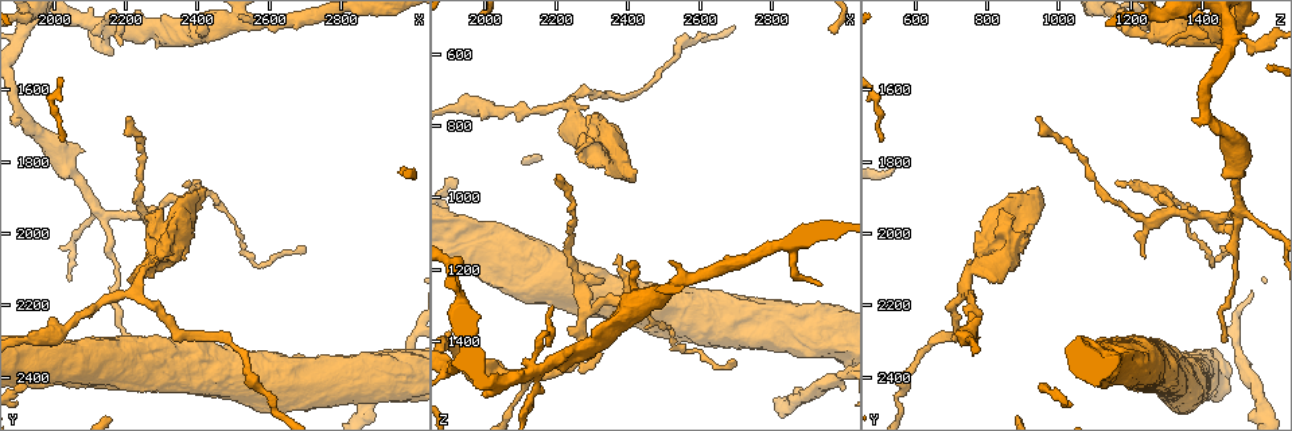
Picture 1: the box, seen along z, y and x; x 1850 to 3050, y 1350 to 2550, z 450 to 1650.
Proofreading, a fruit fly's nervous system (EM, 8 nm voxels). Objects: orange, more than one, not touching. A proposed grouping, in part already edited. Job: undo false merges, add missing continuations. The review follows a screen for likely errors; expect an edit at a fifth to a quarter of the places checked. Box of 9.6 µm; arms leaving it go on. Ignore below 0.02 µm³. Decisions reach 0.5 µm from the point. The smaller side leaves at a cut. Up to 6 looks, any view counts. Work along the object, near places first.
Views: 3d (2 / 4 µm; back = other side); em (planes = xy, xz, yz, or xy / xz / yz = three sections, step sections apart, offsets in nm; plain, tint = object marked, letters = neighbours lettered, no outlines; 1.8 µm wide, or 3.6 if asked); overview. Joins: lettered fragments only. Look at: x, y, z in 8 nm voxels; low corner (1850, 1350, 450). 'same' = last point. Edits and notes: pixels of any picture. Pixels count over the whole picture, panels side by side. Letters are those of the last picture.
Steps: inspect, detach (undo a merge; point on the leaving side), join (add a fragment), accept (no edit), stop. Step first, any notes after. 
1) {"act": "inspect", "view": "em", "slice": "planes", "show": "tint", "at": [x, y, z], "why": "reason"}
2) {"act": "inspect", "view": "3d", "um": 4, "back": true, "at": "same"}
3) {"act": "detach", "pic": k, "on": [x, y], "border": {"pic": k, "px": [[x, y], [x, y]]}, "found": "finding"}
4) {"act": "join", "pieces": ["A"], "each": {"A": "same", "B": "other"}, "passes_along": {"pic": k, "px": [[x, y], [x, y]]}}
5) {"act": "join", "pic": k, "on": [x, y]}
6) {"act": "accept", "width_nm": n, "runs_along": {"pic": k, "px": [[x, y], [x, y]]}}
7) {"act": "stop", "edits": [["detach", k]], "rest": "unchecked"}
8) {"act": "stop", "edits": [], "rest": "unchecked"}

{"act": "inspect", "view": "em", "slice": "planes", "show": "plain", "at": [2420, 1880, 940], "why": "free end"}

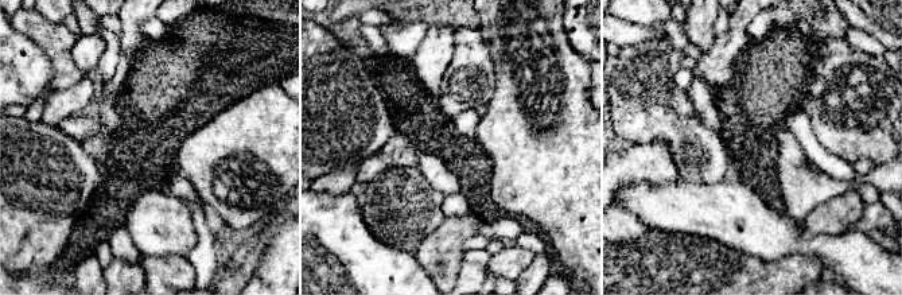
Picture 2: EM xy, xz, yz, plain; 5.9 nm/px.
{"act": "inspect", "view": "em", "slice": "planes", "show": "letters", "at": "same", "why": "what lies round it"}

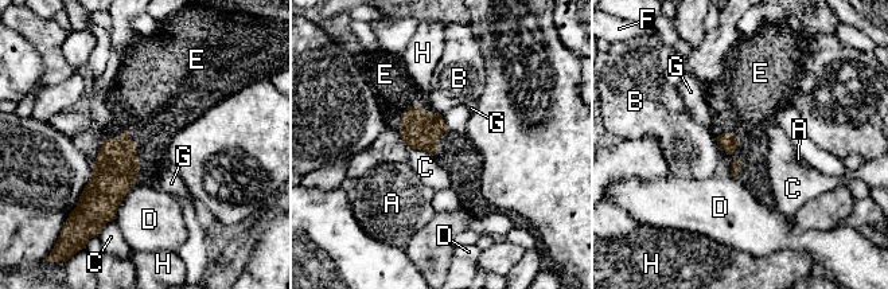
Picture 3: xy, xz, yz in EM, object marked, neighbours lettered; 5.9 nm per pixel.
{"act": "join", "pieces": ["E"], "each": {"A": "other", "B": "other", "C": "other", "D": "other", "E": "same", "F": "other", "G": "other", "H": "other"}, "passes_along": {"pic": 3, "px": [[116, 167], [136, 153], [152, 116]]}, "found": "the cell continues"}

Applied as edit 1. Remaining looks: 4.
{"act": "inspect", "view": "em", "slice": "xz", "step": 8, "show": "tint", "at": [2160, 2050, 1490], "why": "sudden change in width"}

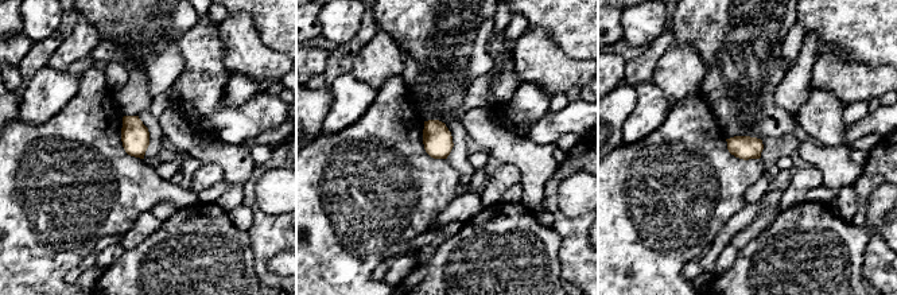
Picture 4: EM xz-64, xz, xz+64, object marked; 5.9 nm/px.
{"act": "inspect", "view": "em", "slice": "xy", "step": 4, "show": "letters", "at": "same"}

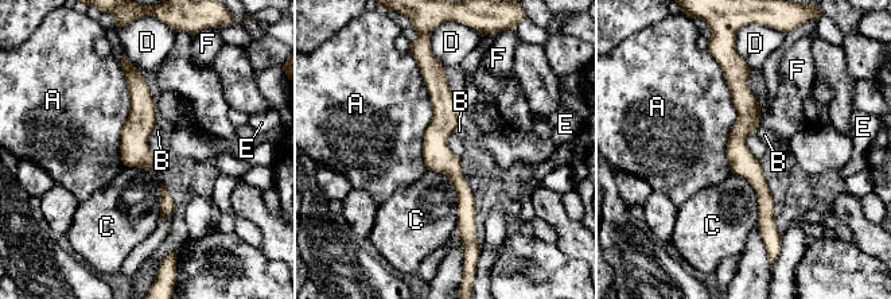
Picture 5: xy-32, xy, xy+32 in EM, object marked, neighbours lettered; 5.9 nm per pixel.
{"act": "accept", "each": {"A": "other", "B": "other", "C": "other", "D": "other", "E": "other", "F": "other"}, "runs_along": {"pic": 5, "px": [[439, 69], [460, 229]]}, "found": "all the same cell"}

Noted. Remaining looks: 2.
{"act": "inspect", "view": "em", "um": 3.6, "slice": "yz", "step": 4, "show": "tint", "at": [2160, 1420, 1470], "why": "looks like a crossing"}

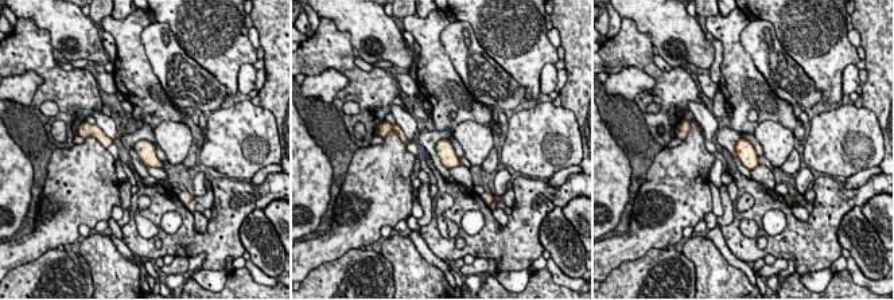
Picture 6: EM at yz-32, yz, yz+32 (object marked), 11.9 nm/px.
{"act": "inspect", "view": "em", "um": 3.6, "slice": "yz", "step": 4, "show": "letters", "at": "same"}

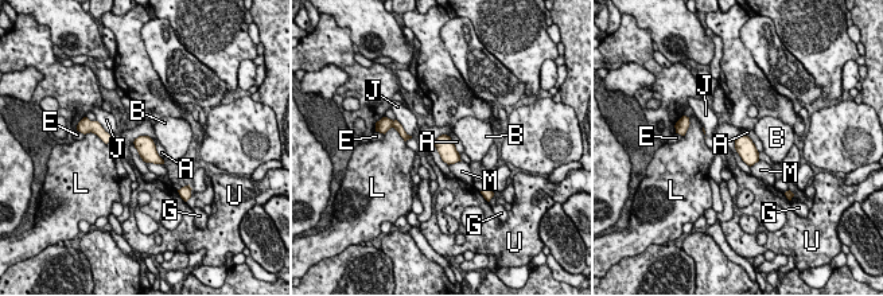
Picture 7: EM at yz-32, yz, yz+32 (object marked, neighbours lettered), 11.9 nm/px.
{"act": "accept", "width_nm": 220, "each": {"A": "other", "B": "other", "E": "other", "G": "other", "J": "other", "L": "other", "M": "other", "U": "other"}, "border": {"pic": 7, "px": [[146, 162], [163, 164]]}, "found": "one cell here"}

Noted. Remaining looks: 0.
{"act": "stop", "edits": [["join", 3]], "rest": "unchecked"}

